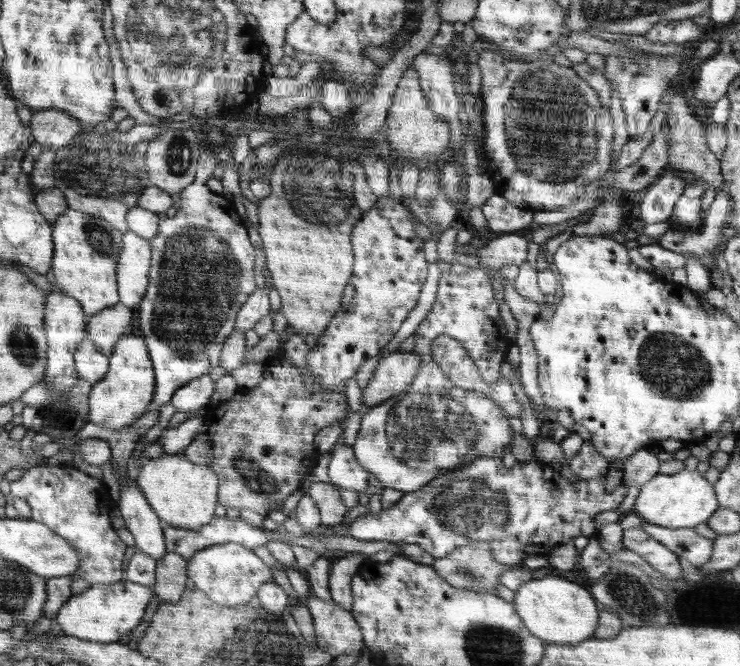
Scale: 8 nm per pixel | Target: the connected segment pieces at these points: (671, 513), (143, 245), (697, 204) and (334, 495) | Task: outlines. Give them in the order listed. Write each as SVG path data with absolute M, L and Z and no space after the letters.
M682 470L678 474L656 474L642 485L636 496L633 511L646 521L666 528L693 528L702 522L708 522L721 507L717 499L716 489L702 474L694 470Z
M137 232L124 233L124 252L119 263L121 302L130 308L140 306L150 286L150 241Z
M704 181L694 182L686 187L684 194L678 199L674 220L668 219L672 231L700 235L704 224L704 212L702 212L704 187L707 187Z
M316 481L311 484L307 494L313 497L321 513L322 525L340 524L348 514L348 508L344 505L344 500L340 497L340 492L332 483Z

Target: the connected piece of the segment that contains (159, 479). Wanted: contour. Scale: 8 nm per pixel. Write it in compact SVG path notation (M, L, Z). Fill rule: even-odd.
M164 455L147 460L138 481L150 506L163 524L183 529L200 529L212 522L216 508L218 476L207 466L192 464L184 455Z

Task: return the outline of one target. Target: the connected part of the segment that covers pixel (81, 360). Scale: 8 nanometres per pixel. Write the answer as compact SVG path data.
M87 338L77 353L77 370L81 379L99 383L111 370L111 358L103 354L91 338Z

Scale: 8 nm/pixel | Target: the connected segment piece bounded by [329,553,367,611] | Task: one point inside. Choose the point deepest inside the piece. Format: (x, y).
(341, 573)

